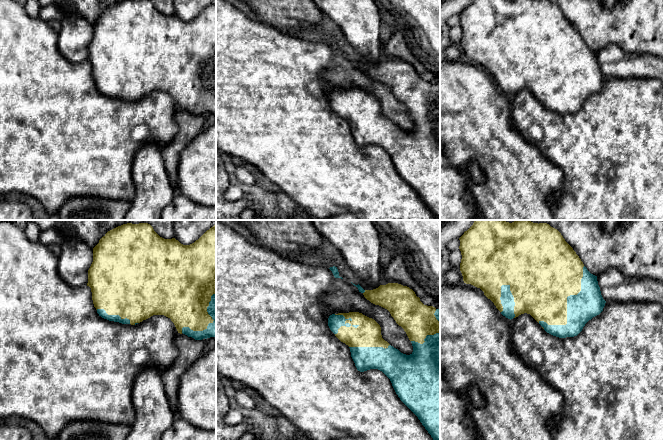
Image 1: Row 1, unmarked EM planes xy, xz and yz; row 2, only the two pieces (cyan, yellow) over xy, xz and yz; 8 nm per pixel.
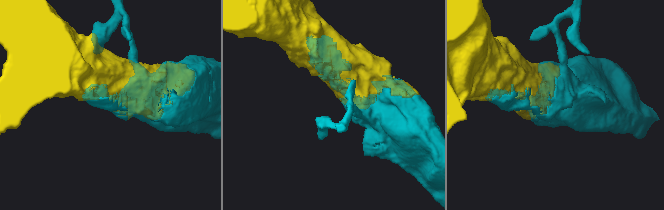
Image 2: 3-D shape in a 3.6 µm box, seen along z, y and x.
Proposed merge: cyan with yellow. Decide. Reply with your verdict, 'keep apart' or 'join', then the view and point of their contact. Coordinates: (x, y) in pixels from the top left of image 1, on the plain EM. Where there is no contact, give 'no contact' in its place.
join | yz (567, 82)

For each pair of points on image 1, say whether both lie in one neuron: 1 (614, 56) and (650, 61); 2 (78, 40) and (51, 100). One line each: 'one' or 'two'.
1: one
2: two

